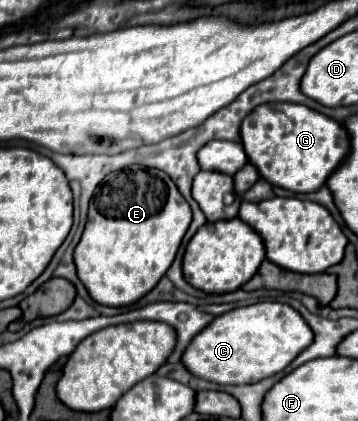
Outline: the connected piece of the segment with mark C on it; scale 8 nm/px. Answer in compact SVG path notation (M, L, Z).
M264 301L248 307L236 307L228 313L218 315L216 323L210 323L208 327L204 327L204 331L200 331L200 335L196 335L196 339L192 339L192 343L188 345L188 351L182 357L182 363L194 377L200 377L218 385L256 383L282 371L300 351L304 351L312 343L312 339L314 339L312 329L306 325L306 321L300 317L298 311L294 311L286 303Z

